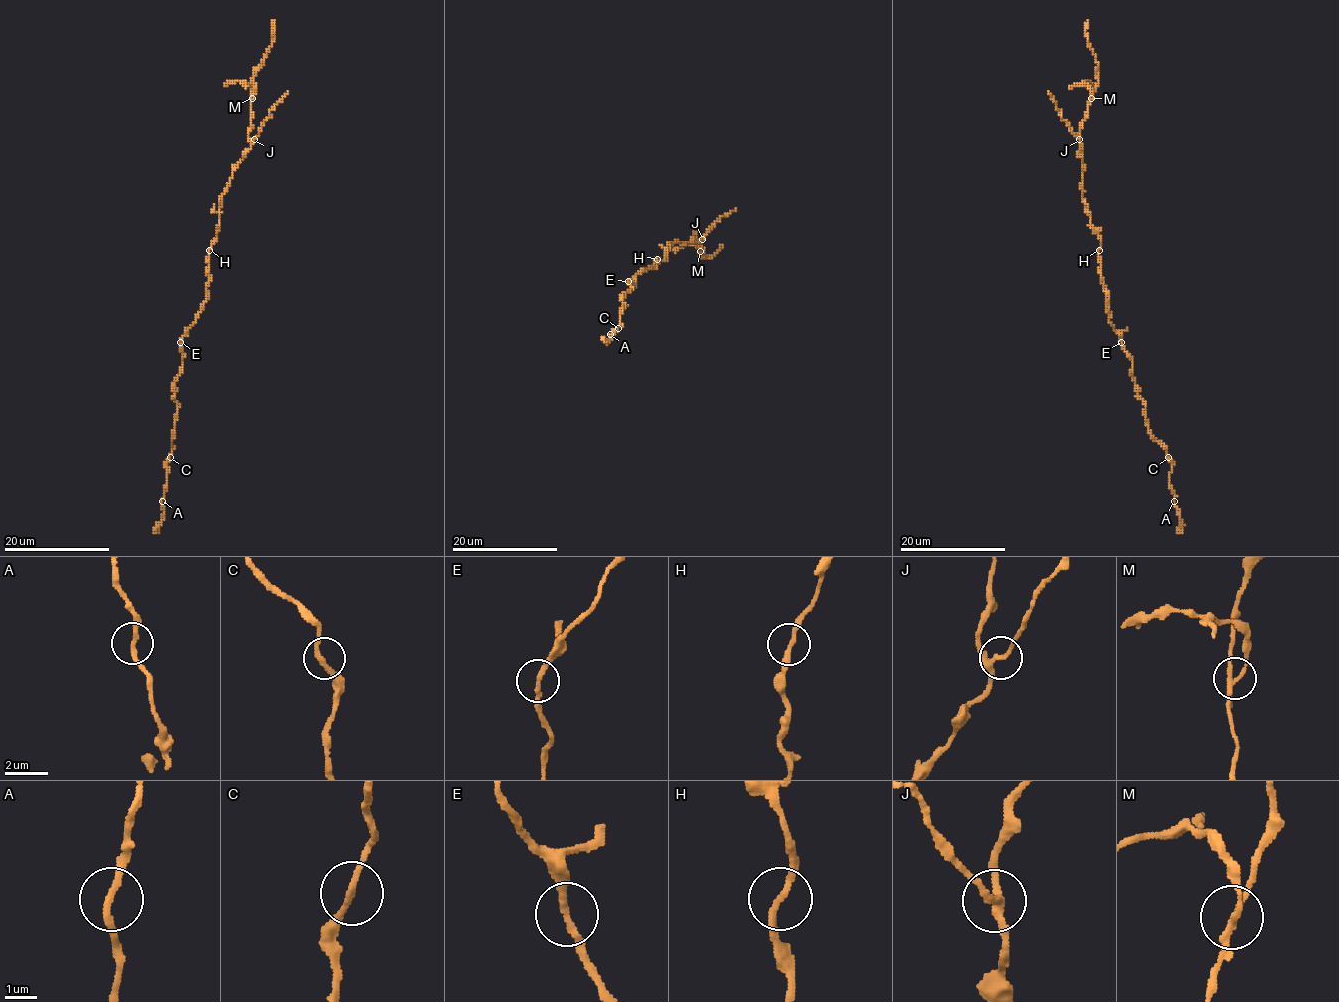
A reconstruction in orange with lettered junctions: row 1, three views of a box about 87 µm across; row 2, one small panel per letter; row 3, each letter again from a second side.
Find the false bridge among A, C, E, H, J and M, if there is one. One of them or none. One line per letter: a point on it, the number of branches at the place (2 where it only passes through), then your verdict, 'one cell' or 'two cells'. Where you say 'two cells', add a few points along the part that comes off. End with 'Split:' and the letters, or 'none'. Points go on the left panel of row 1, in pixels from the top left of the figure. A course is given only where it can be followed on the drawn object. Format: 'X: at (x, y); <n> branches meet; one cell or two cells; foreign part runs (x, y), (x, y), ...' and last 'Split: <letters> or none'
A: at (162, 501); 2 branches meet; one cell
C: at (170, 457); 2 branches meet; one cell
E: at (180, 342); 2 branches meet; one cell
H: at (209, 250); 2 branches meet; one cell
J: at (254, 139); 3 branches meet; one cell
M: at (252, 98); 3 branches meet; two cells; foreign part runs (251, 98), (254, 92), (250, 84), (232, 81), (224, 85)
Split: M

